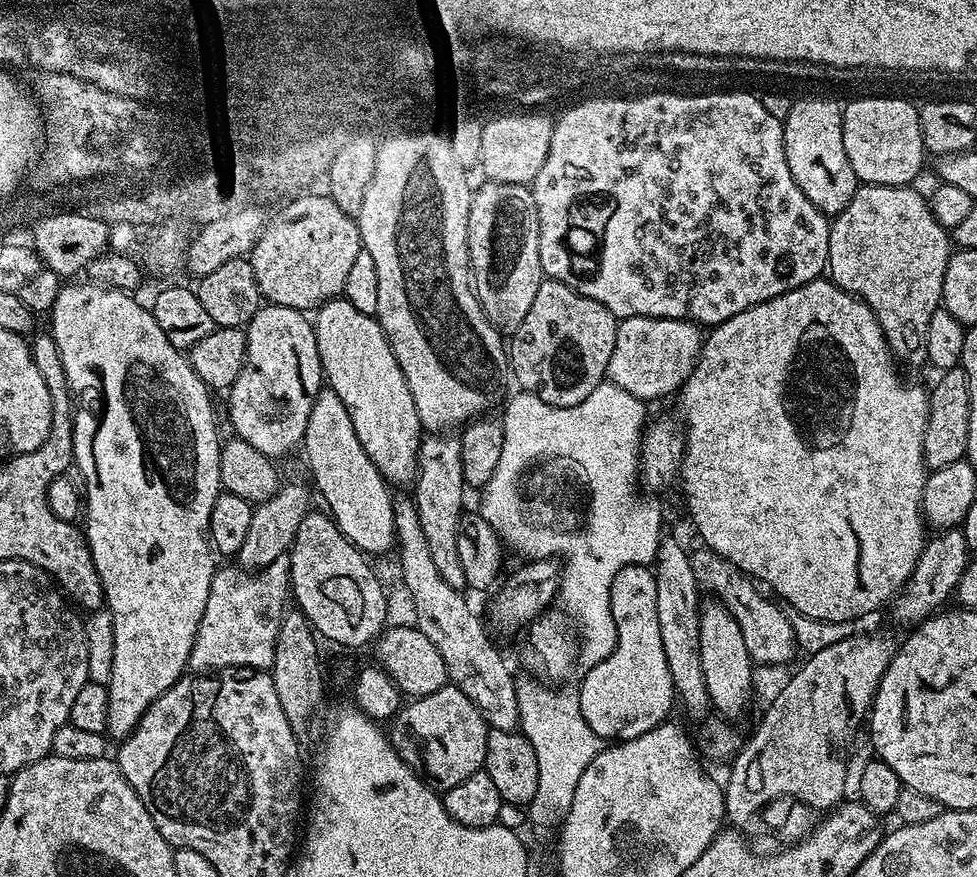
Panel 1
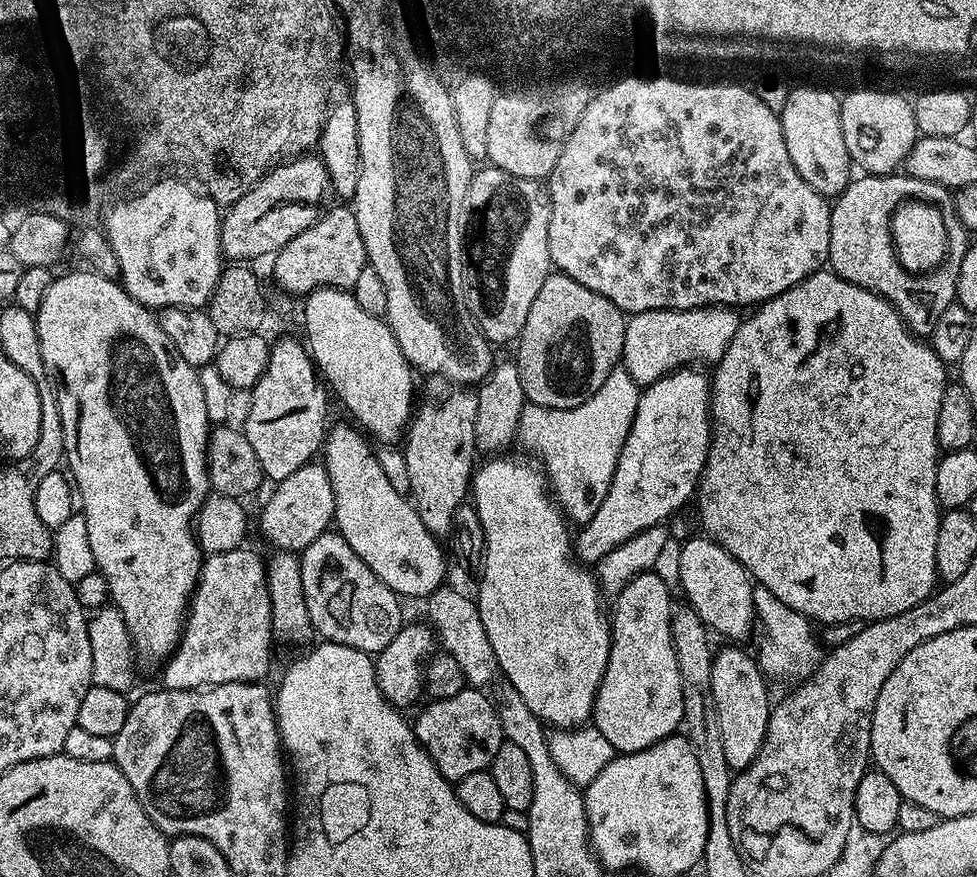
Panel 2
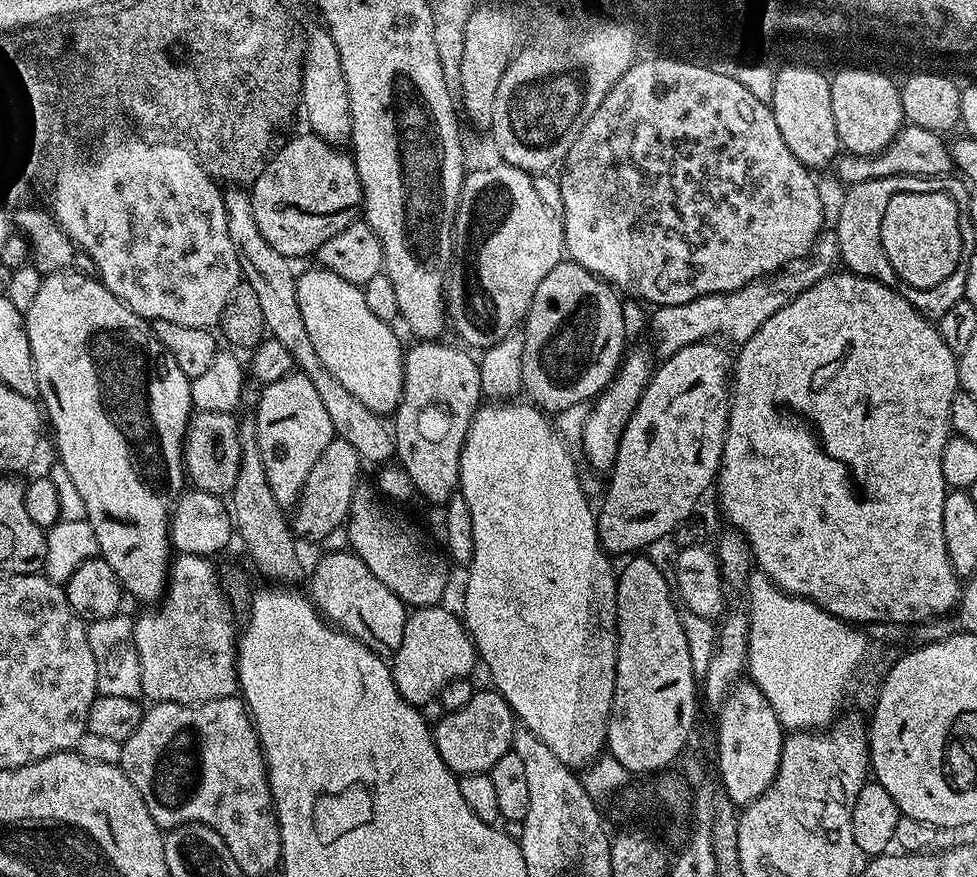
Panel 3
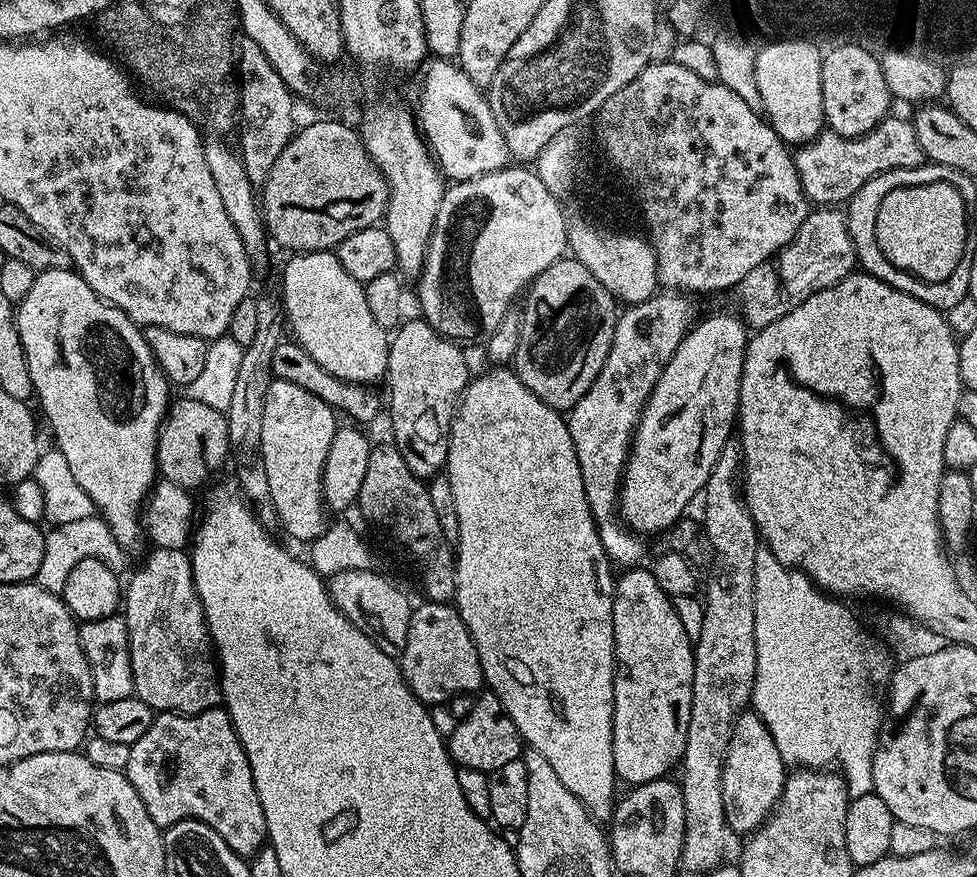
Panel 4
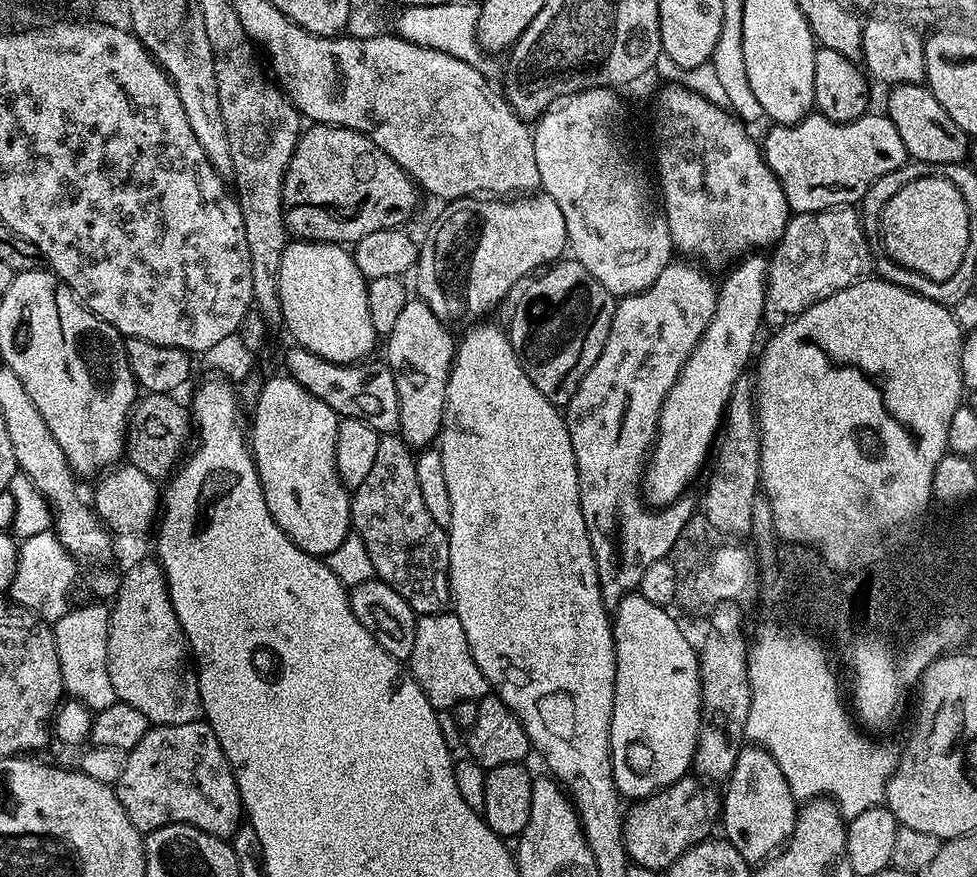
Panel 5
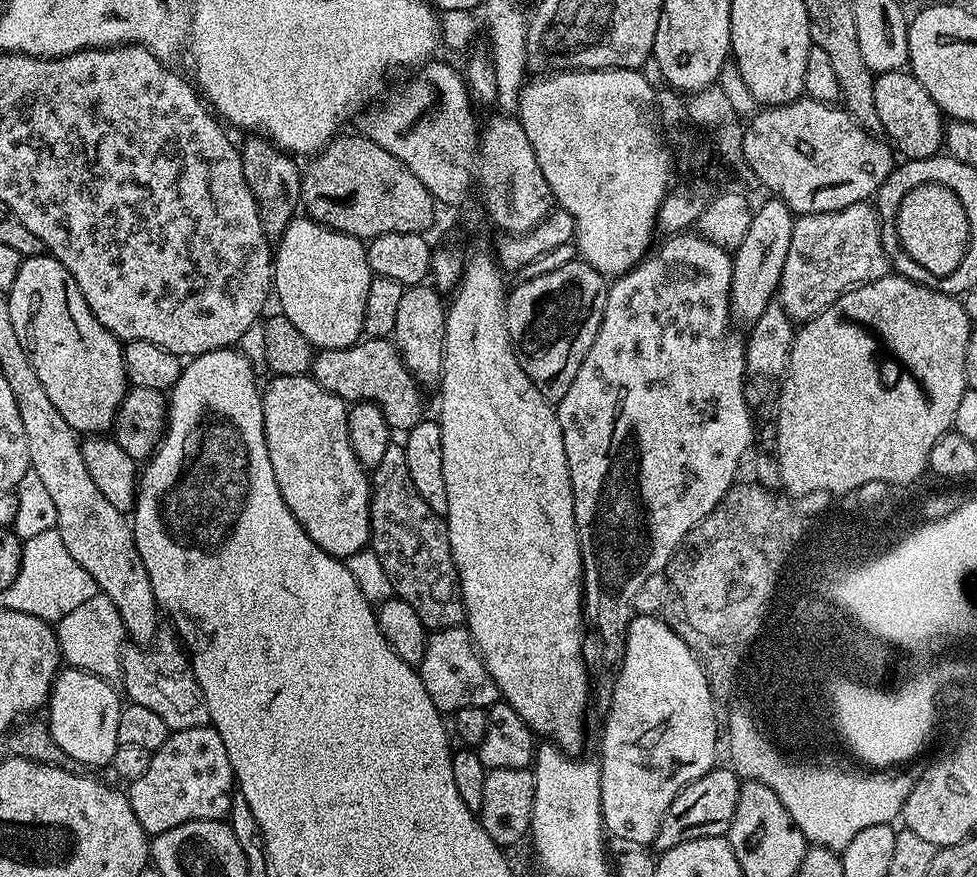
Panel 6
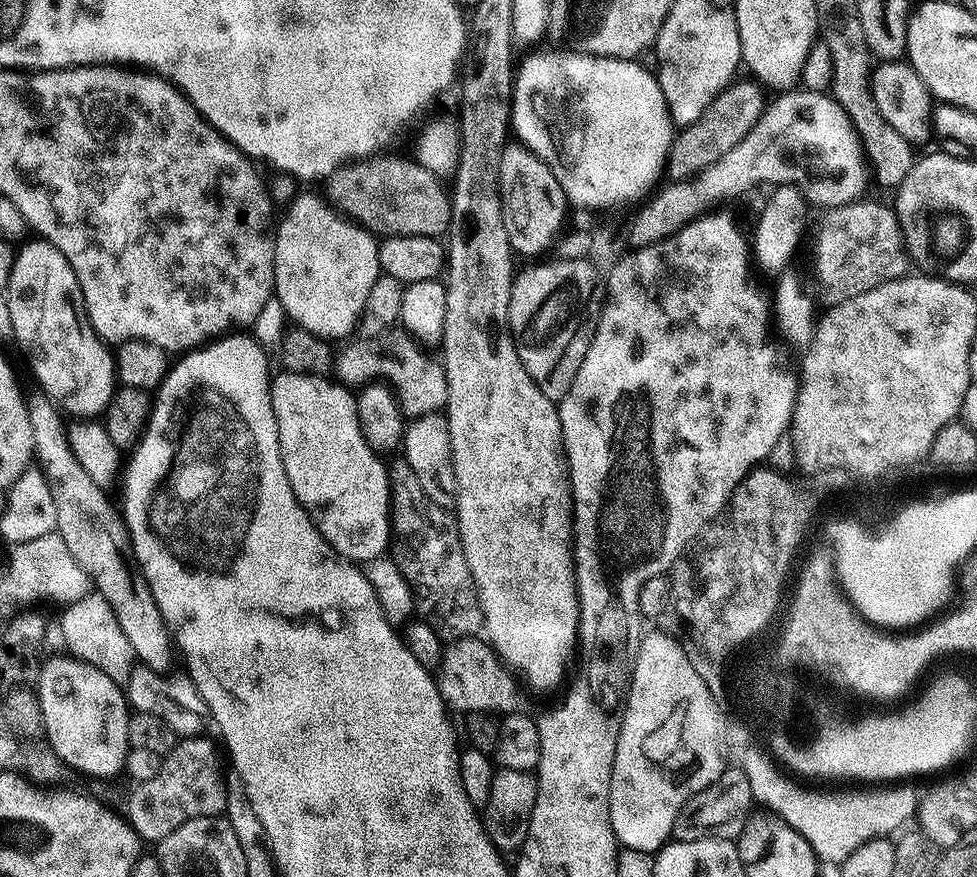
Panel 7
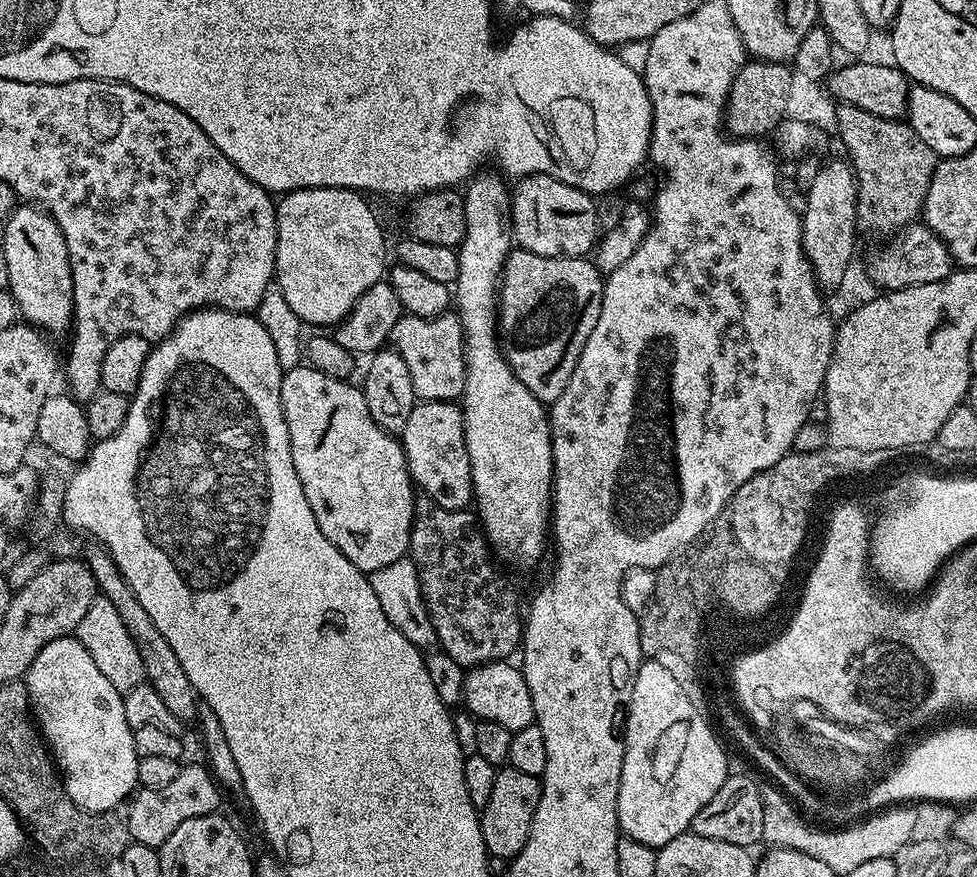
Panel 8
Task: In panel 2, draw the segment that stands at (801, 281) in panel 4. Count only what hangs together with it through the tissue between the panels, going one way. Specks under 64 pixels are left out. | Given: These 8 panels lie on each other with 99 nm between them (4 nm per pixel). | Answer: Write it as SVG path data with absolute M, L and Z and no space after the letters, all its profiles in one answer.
M727 306L690 310L663 308L629 315L624 325L622 367L634 383L647 386L677 368L699 365L699 360L709 360L709 365L715 366L722 354L726 354L726 346L730 346L741 319L739 311Z

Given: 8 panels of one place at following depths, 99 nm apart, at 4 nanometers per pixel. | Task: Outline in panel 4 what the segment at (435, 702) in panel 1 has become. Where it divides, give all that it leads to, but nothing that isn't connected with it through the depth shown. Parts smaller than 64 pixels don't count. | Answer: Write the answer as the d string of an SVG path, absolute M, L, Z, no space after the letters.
M484 690L476 696L474 710L466 714L466 718L455 721L452 733L447 733L446 743L448 753L459 767L473 768L479 772L491 773L498 770L498 766L506 766L506 762L521 759L522 741L518 726L506 714L502 702L491 690Z

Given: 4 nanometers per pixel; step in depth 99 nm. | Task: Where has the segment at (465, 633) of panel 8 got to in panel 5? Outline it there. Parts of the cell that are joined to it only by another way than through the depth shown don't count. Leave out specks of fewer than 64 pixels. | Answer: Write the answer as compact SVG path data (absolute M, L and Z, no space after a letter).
M399 434L381 435L374 466L362 486L351 493L352 526L366 544L375 575L389 584L415 610L417 617L449 611L452 587L448 581L450 546L448 533L426 510L418 486L416 456Z

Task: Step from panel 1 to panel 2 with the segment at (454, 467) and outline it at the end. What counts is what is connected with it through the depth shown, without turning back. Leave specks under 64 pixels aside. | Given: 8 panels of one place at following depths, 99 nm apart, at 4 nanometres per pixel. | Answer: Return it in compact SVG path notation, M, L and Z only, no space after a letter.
M452 386L447 390L449 392L441 396L430 397L424 408L415 409L402 440L406 470L410 474L410 499L416 506L418 518L422 518L422 526L426 526L426 530L435 538L447 537L451 533L456 507L469 499L470 481L478 460L474 438L474 418L478 410L476 392L464 386Z

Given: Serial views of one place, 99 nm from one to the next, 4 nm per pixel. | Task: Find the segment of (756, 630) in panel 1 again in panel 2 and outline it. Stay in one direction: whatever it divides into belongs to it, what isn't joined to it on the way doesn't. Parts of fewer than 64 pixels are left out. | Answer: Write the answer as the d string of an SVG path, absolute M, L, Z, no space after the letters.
M699 535L681 546L680 557L676 560L676 572L680 575L680 588L684 591L685 598L688 599L685 600L687 607L694 609L705 628L711 630L715 635L717 632L720 636L729 636L732 639L729 641L744 642L740 640L746 639L751 634L752 628L754 632L756 624L756 611L752 598L754 581L748 571L721 544L716 543L707 535Z

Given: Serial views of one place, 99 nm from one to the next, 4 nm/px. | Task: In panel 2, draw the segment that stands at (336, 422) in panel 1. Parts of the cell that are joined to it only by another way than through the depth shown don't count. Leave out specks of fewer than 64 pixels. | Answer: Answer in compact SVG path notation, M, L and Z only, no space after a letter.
M333 423L327 429L322 445L322 463L327 470L328 481L334 490L334 502L336 503L336 519L334 521L335 531L340 537L374 570L374 574L384 585L401 598L407 596L421 596L427 598L436 592L445 583L444 575L448 572L448 564L444 561L444 552L440 549L441 544L426 526L422 526L422 518L418 518L416 506L408 496L400 496L386 474L382 474L382 466L378 466L378 458L373 445L368 445L351 423Z

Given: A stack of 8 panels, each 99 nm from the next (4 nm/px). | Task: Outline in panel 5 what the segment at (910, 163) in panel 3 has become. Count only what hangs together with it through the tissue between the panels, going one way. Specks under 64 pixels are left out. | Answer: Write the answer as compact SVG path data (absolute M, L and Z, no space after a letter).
M809 114L805 118L808 124L800 120L788 125L792 132L780 132L784 140L776 140L776 144L788 144L792 152L784 156L784 148L776 148L780 164L776 164L776 156L772 156L772 152L765 152L764 158L780 179L788 207L793 213L824 212L828 208L859 205L866 190L870 190L882 174L890 174L909 163L908 151L906 146L902 146L902 138L894 122L890 122L886 114L872 115L865 114L850 124L835 124L823 116L820 124L812 124Z

